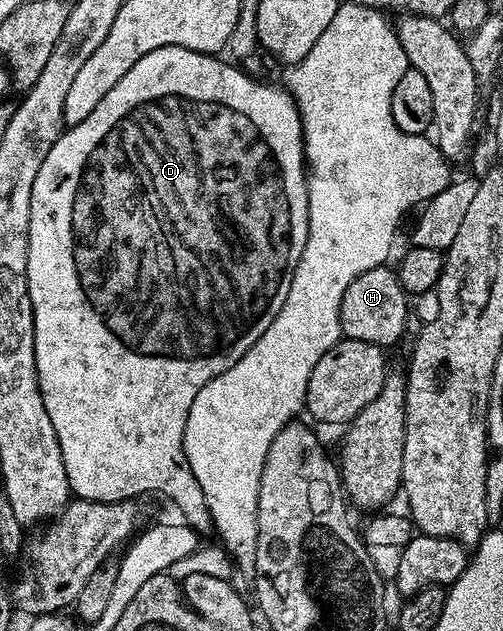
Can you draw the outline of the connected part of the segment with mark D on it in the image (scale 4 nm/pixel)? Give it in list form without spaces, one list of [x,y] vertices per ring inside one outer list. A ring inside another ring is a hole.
[[[160,47],[147,57],[139,57],[135,65],[123,76],[123,81],[91,109],[87,121],[79,121],[79,125],[68,128],[51,145],[51,153],[43,161],[39,173],[35,177],[35,185],[31,189],[31,225],[29,226],[29,252],[27,253],[27,281],[29,296],[33,302],[33,320],[35,321],[35,365],[37,380],[43,397],[43,405],[47,409],[47,417],[51,417],[51,425],[55,425],[55,437],[59,437],[59,449],[63,453],[63,465],[67,469],[70,492],[76,498],[90,499],[100,503],[118,503],[124,499],[137,499],[141,495],[149,495],[158,491],[166,495],[181,510],[180,518],[198,533],[213,531],[213,518],[207,507],[207,497],[203,497],[203,489],[199,489],[199,481],[195,481],[195,473],[191,473],[191,465],[185,456],[183,433],[187,425],[187,413],[191,413],[191,401],[199,394],[199,389],[207,385],[219,373],[231,369],[259,337],[275,321],[279,309],[283,309],[283,301],[287,301],[287,289],[291,289],[291,277],[295,273],[295,265],[299,265],[299,257],[303,253],[303,245],[307,245],[307,229],[309,228],[309,185],[307,182],[307,160],[305,157],[305,134],[301,128],[301,114],[297,112],[297,102],[288,90],[280,86],[272,87],[269,83],[260,83],[260,78],[248,75],[240,66],[232,67],[224,63],[221,57],[204,51],[192,51],[182,47]]]

